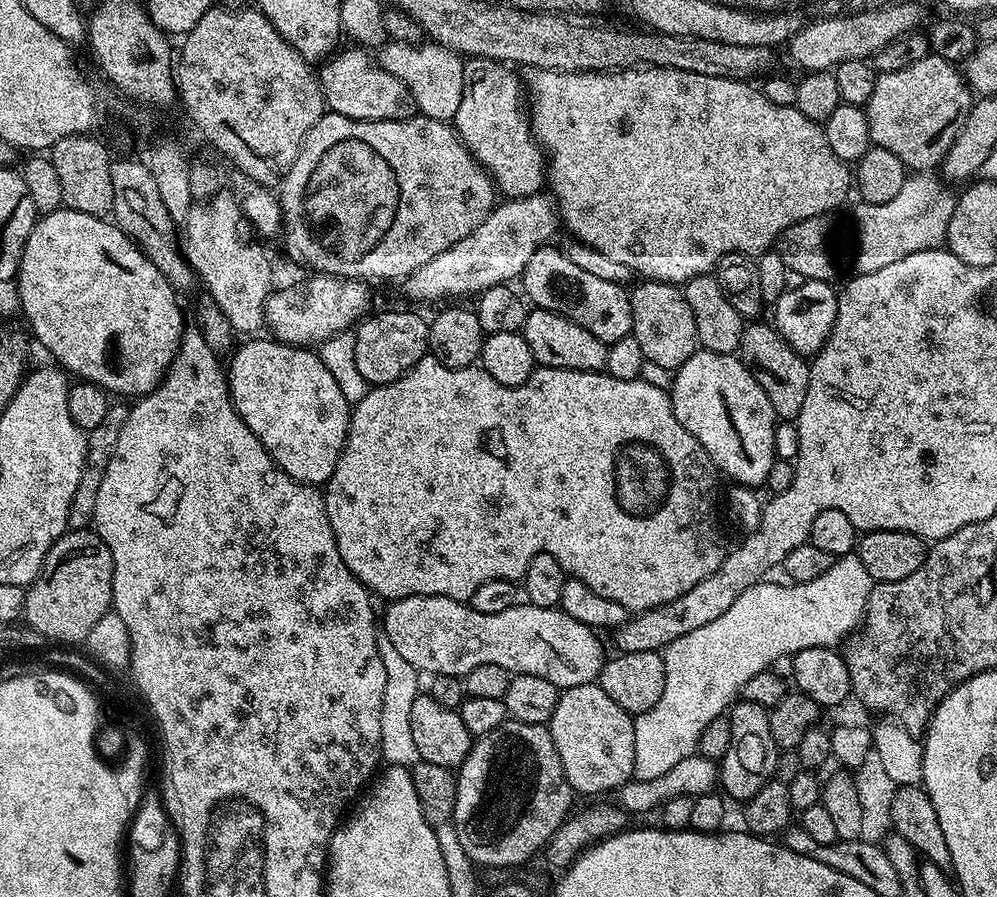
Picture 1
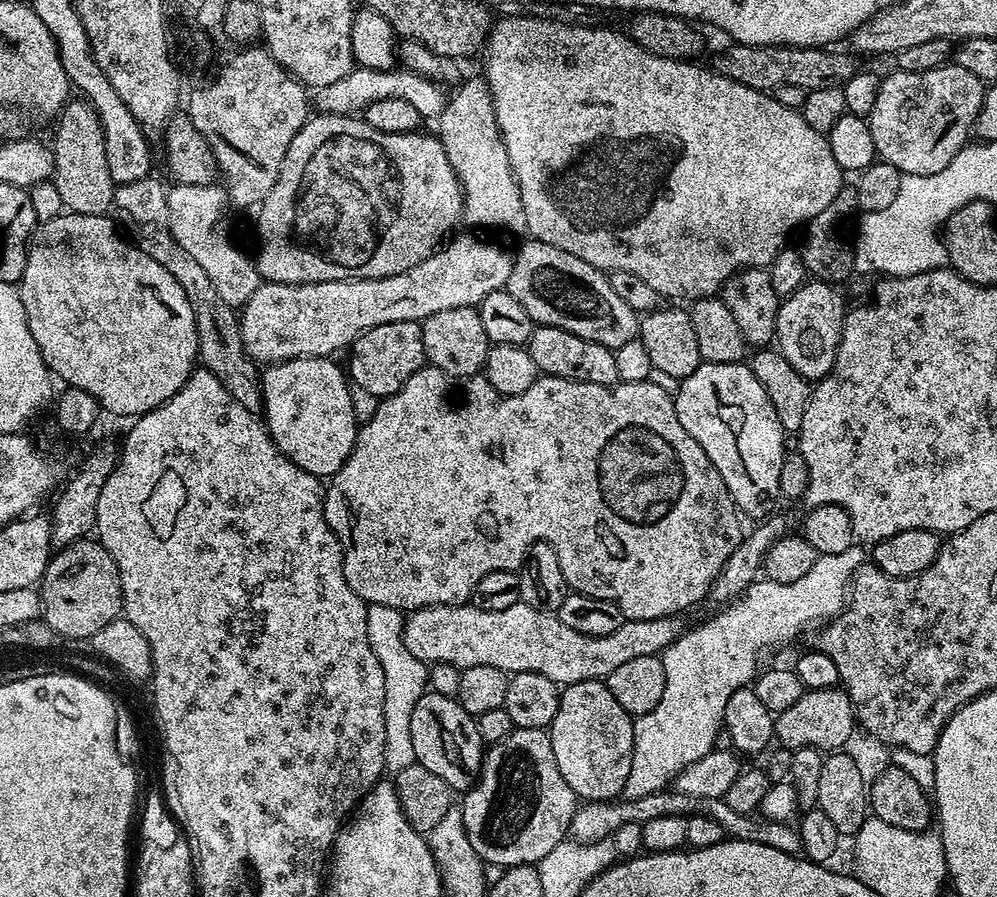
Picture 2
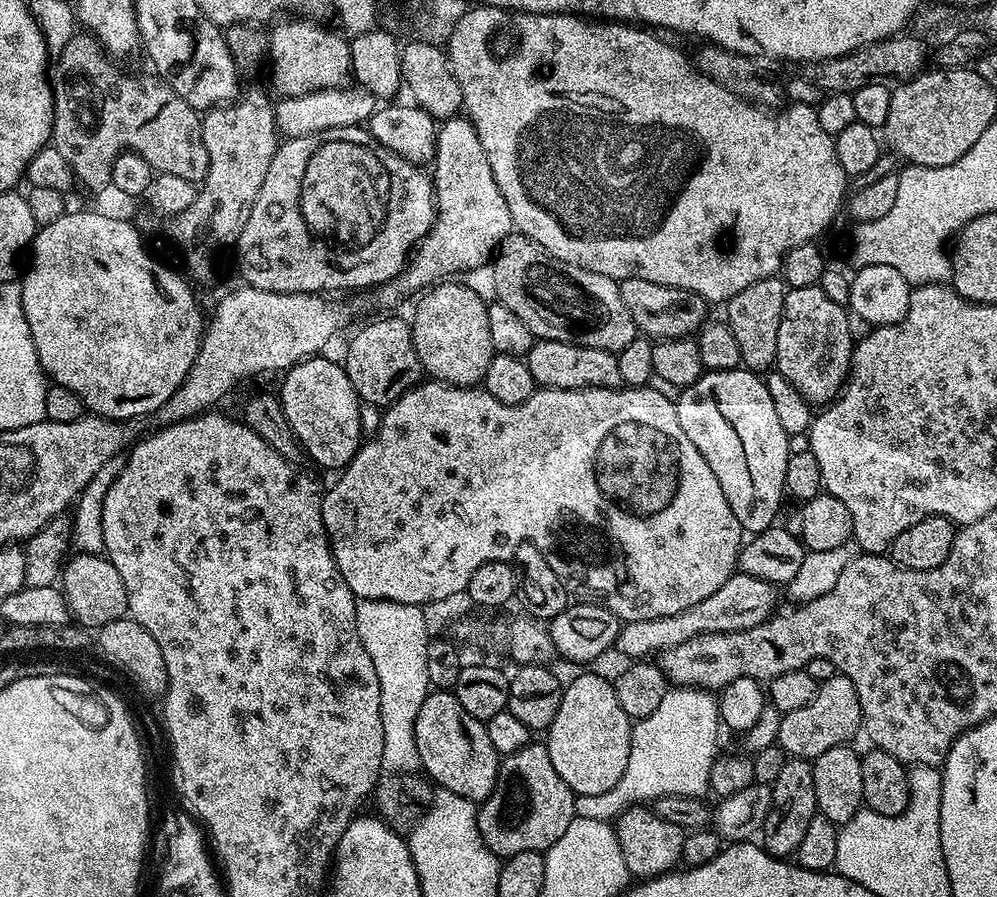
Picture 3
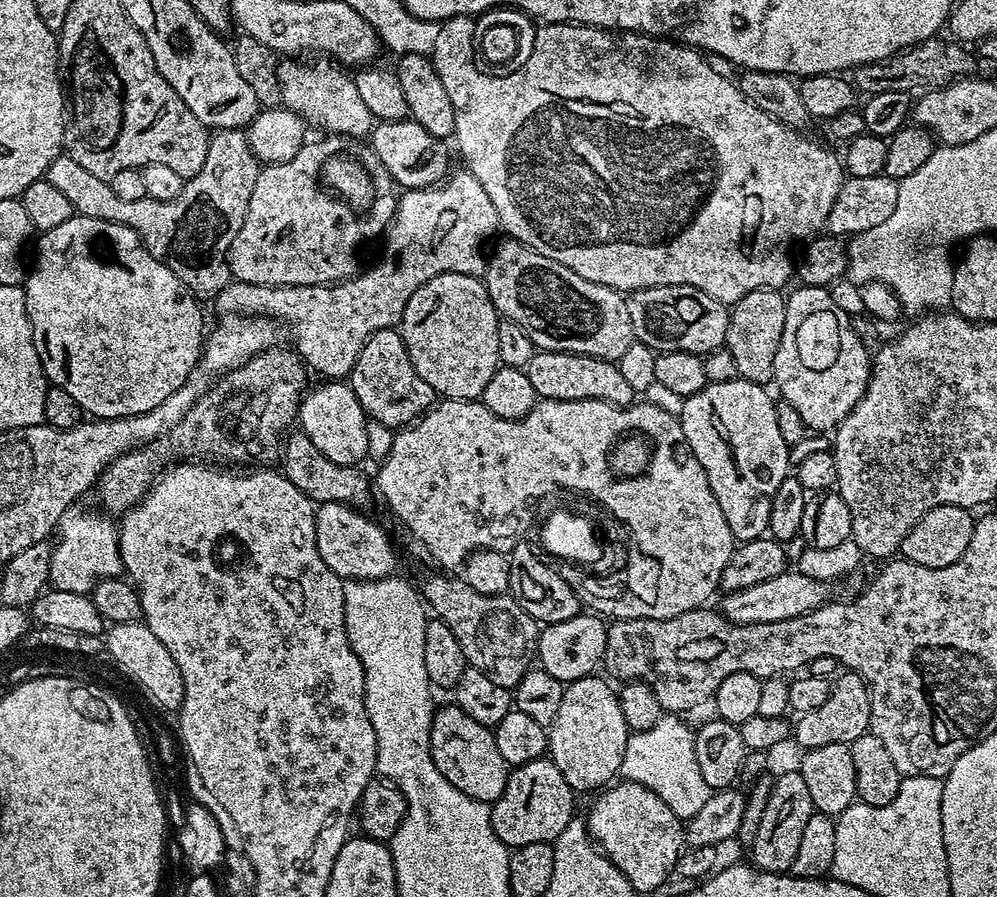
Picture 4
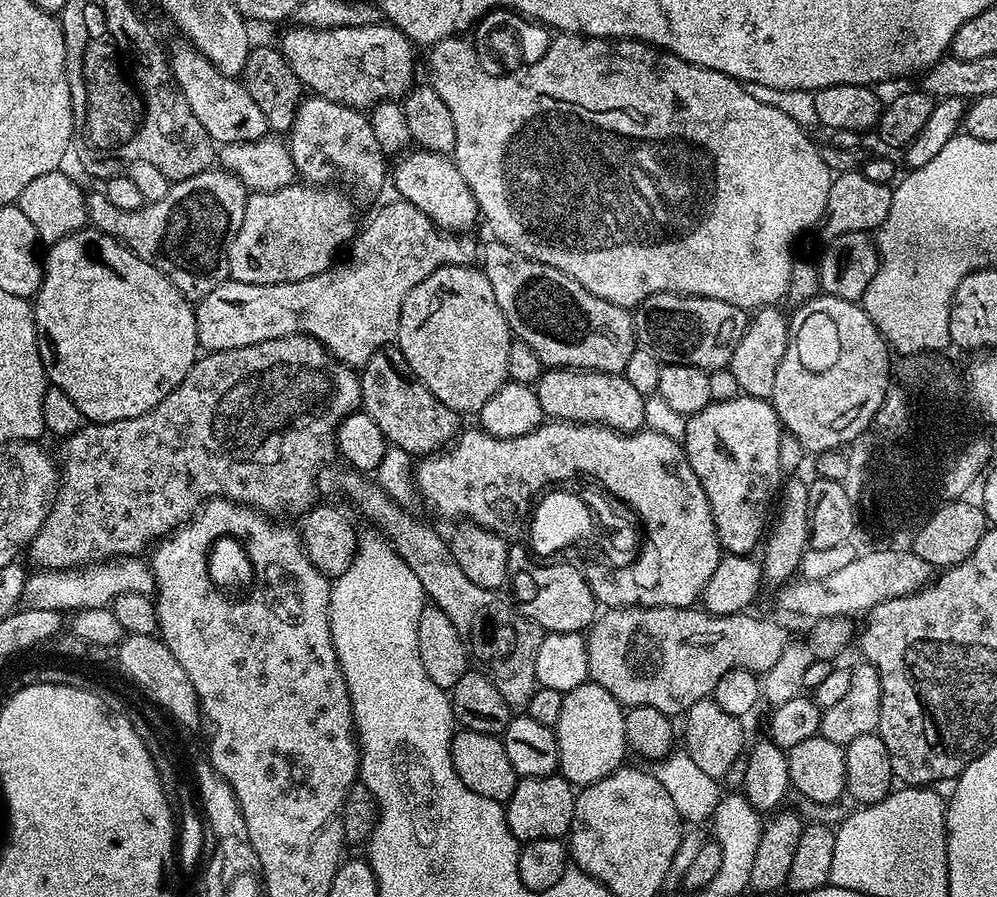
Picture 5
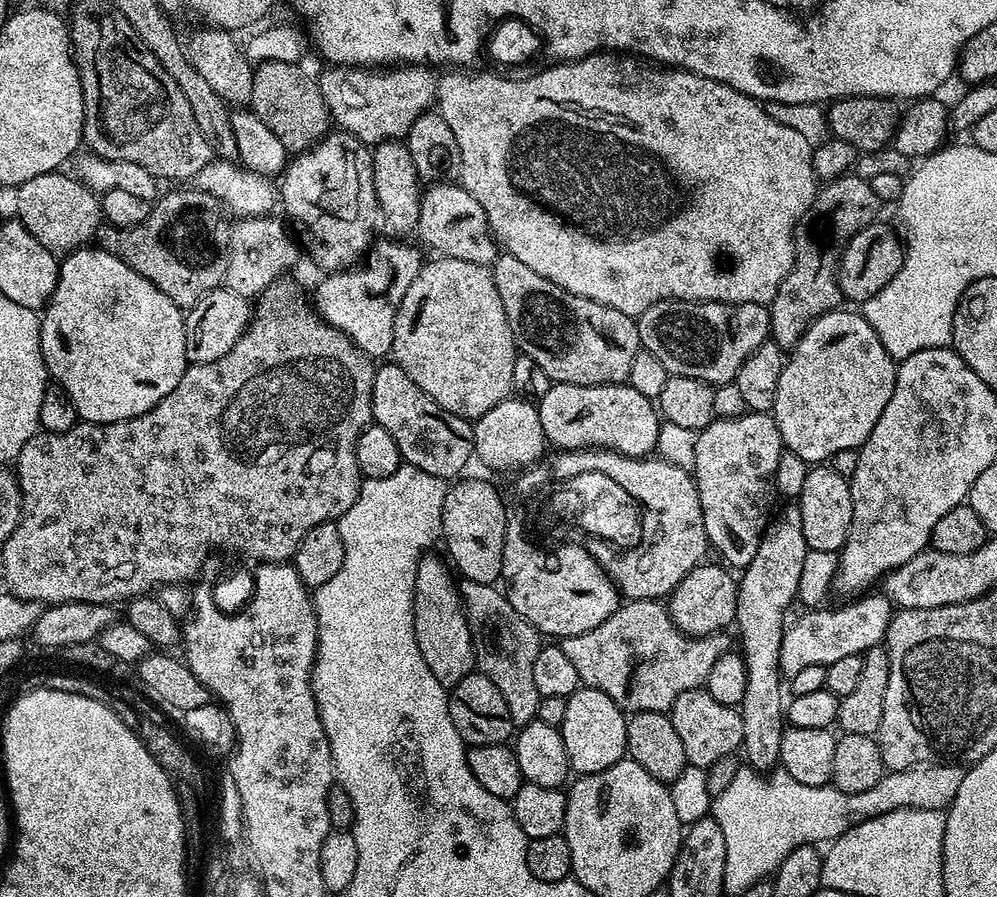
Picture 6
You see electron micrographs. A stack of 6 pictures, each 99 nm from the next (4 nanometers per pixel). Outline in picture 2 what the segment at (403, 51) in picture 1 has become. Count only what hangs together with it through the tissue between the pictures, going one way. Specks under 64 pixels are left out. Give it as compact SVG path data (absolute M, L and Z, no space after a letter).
M393 66L386 70L374 70L373 68L353 67L346 78L338 78L338 82L330 82L330 86L319 89L314 96L316 104L321 113L329 116L347 116L356 114L365 106L372 104L375 100L385 100L386 98L398 98L402 102L410 102L414 110L422 118L439 117L446 103L446 92L439 84L432 80L427 80L425 76L414 74L403 66Z

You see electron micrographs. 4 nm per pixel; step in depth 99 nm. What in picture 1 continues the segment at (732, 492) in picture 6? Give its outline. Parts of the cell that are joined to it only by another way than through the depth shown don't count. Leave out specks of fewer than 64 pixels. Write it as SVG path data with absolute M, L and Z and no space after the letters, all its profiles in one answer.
M697 350L681 368L675 369L670 387L672 409L698 438L698 442L710 454L717 469L724 472L740 486L760 486L770 474L770 466L778 458L776 452L776 424L774 406L766 398L762 386L754 378L747 364L739 355L710 353Z

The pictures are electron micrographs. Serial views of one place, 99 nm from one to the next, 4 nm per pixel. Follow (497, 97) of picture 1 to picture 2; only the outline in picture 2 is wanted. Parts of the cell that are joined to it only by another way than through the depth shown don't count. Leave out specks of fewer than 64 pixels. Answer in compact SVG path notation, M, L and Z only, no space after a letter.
M465 79L447 97L443 110L440 111L438 135L442 150L450 160L450 166L464 193L463 223L473 224L476 228L500 228L503 224L512 224L521 219L520 191L518 182L510 170L506 158L504 143L496 126L492 96L483 79Z

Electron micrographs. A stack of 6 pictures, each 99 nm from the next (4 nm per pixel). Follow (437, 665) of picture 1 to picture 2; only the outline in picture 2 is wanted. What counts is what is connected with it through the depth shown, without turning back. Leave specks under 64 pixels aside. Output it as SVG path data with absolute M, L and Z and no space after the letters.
M523 602L509 606L506 610L478 610L472 603L439 604L426 606L416 612L407 613L404 621L404 641L406 650L414 654L414 658L431 666L434 664L452 664L461 670L470 666L498 666L498 670L507 672L533 672L550 678L556 684L567 686L582 682L580 676L590 676L596 680L596 672L600 672L600 637L593 636L584 640L586 634L578 634L578 630L570 630L560 621L559 615L548 610L532 608Z

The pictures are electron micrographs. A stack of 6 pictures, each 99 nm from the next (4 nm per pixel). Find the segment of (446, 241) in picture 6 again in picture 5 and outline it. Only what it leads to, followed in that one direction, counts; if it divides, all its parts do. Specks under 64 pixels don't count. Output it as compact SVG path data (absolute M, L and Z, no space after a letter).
M412 150L400 159L395 161L396 169L393 172L391 169L390 172L390 184L396 187L395 195L399 199L418 206L418 210L422 210L426 218L433 220L437 228L449 234L467 233L472 230L468 228L475 226L476 220L478 224L476 199L470 186L466 186L466 178L462 178L456 161L451 155Z

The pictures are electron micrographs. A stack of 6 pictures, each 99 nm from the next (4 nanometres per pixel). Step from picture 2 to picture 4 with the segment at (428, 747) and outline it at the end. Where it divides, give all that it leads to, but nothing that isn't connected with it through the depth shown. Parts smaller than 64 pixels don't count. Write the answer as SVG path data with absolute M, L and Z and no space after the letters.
M448 702L445 708L437 707L432 713L432 757L442 778L446 778L450 786L458 786L462 794L470 794L470 798L478 798L478 802L489 806L502 798L510 765L498 751L496 733L482 726L482 722L474 722L455 702Z

